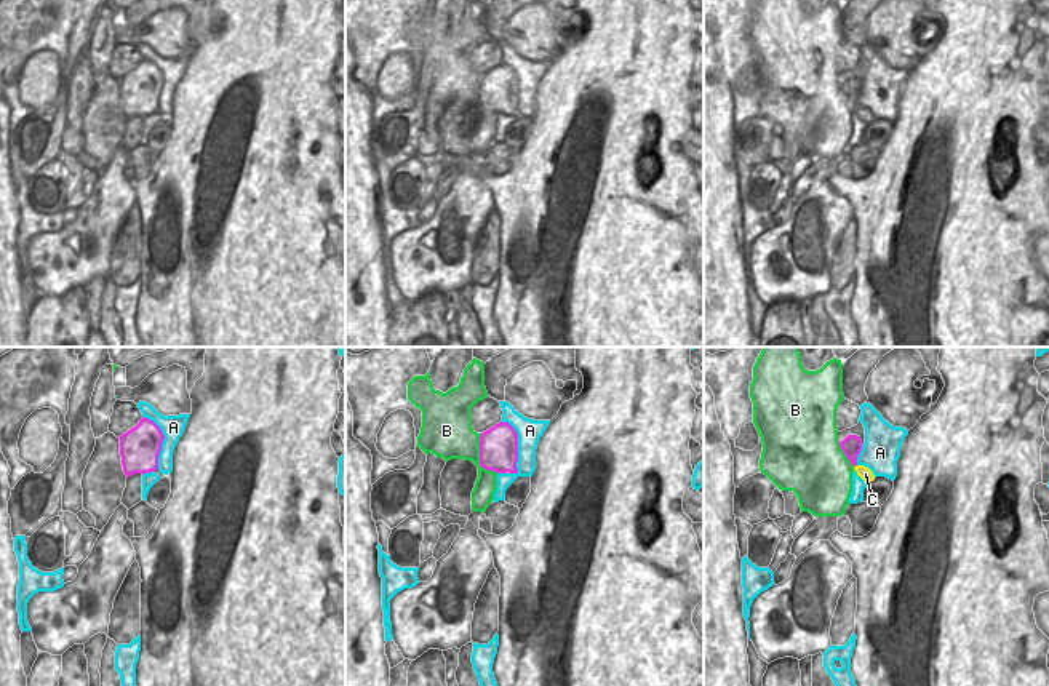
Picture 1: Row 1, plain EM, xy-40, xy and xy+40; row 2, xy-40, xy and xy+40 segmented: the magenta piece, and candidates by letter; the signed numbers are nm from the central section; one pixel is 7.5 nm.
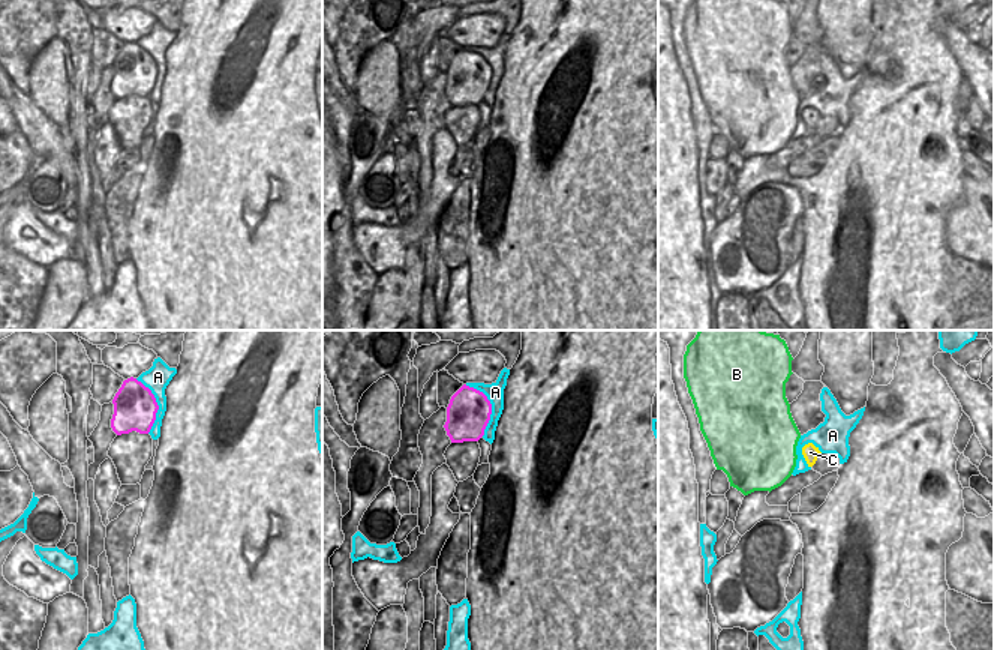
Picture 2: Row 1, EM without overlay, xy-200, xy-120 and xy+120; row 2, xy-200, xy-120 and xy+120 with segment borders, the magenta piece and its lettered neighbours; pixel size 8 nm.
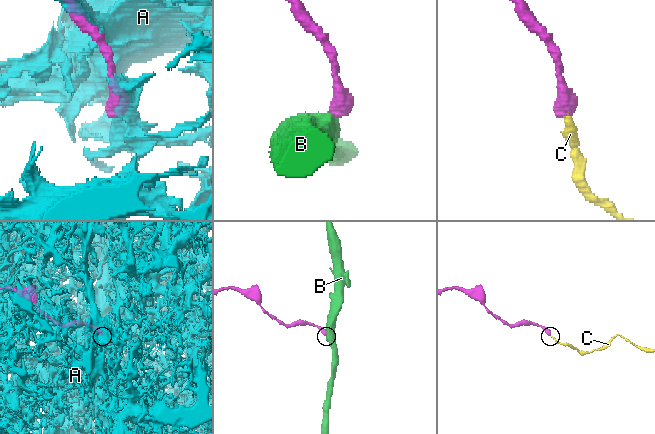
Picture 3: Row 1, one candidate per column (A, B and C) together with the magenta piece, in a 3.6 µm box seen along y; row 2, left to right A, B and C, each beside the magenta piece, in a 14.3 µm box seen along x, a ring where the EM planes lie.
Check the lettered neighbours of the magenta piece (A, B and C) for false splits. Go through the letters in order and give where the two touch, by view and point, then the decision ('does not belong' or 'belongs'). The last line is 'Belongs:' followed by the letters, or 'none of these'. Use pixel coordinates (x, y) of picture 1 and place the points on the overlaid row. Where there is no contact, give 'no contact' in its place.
A: xy (517, 445) | does not belong
B: xy (480, 458) | does not belong
C: xy (507, 470) | belongs
Belongs: C

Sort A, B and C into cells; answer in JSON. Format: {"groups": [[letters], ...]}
{"groups": [["A"], ["B"], ["C"]]}

